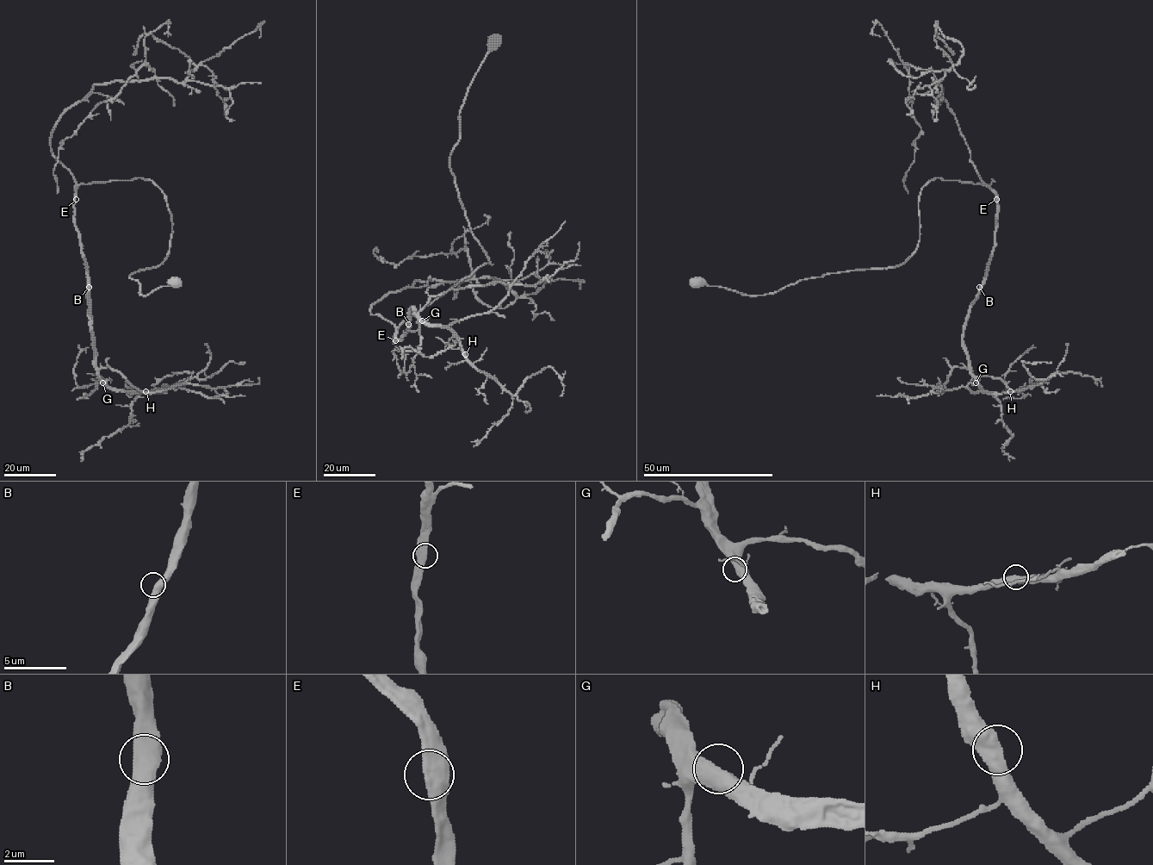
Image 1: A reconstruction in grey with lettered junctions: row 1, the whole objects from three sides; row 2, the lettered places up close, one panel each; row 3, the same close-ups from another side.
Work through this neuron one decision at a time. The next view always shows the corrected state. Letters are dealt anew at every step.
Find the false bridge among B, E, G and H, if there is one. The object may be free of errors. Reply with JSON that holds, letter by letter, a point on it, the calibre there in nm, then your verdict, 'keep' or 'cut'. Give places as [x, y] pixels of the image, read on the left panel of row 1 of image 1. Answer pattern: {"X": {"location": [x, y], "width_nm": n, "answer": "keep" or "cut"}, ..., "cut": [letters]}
{"B": {"location": [89, 287], "width_nm": 550, "answer": "keep"}, "E": {"location": [76, 199], "width_nm": 550, "answer": "keep"}, "G": {"location": [102, 382], "width_nm": 550, "answer": "keep"}, "H": {"location": [145, 391], "width_nm": 550, "answer": "keep"}, "cut": []}

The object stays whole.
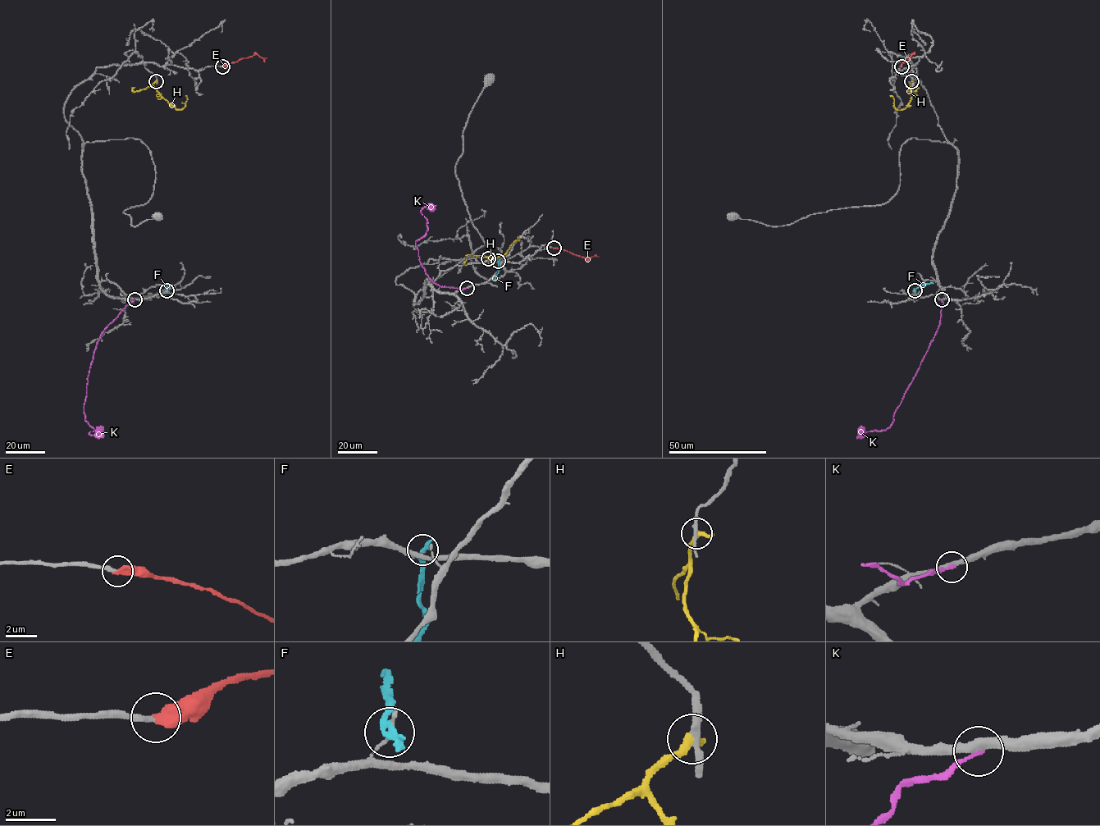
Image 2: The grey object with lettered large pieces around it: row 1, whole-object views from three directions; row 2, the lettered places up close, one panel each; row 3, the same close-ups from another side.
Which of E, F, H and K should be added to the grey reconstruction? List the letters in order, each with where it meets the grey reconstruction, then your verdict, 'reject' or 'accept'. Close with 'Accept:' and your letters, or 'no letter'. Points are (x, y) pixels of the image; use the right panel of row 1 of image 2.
E: contact (901, 66); accept
F: contact (915, 290); reject
H: contact (911, 81); reject
K: contact (942, 299); reject
Accept: E

